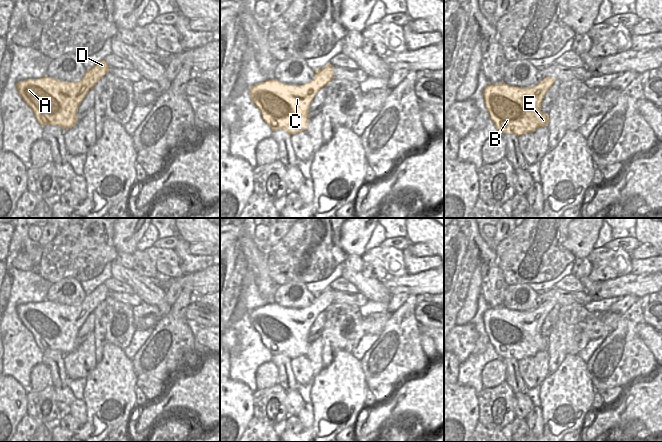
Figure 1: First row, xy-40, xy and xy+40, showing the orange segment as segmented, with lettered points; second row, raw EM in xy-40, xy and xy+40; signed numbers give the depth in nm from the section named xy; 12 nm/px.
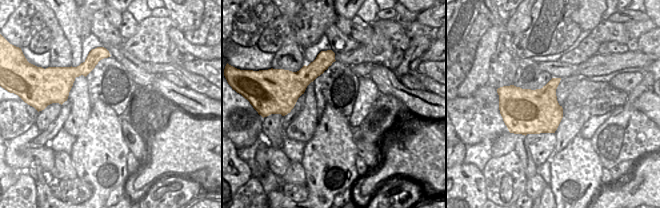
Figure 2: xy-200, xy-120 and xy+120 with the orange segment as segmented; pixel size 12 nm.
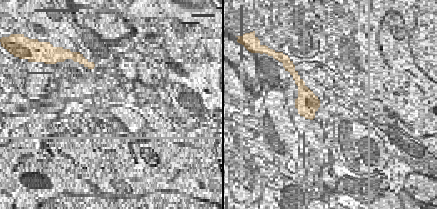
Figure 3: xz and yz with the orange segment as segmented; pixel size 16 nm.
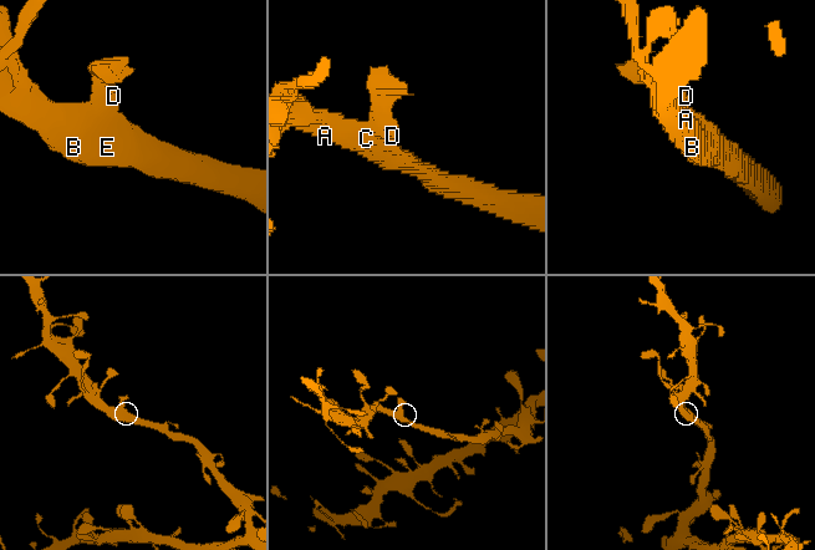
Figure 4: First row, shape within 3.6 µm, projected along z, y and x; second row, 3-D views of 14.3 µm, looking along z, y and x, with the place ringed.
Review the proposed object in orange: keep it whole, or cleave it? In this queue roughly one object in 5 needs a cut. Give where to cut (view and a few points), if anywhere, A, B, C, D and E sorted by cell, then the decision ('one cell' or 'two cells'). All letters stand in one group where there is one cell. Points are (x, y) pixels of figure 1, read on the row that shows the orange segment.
no cut; A B C D E; one cell

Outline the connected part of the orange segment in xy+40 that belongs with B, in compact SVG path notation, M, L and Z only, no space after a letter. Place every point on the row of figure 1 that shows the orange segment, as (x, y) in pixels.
M544 77L541 82L532 87L509 86L504 82L489 83L483 90L483 101L489 118L498 132L519 137L532 133L539 127L547 127L549 115L541 111L541 103L555 81L553 77Z

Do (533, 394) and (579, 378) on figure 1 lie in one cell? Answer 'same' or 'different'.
different

